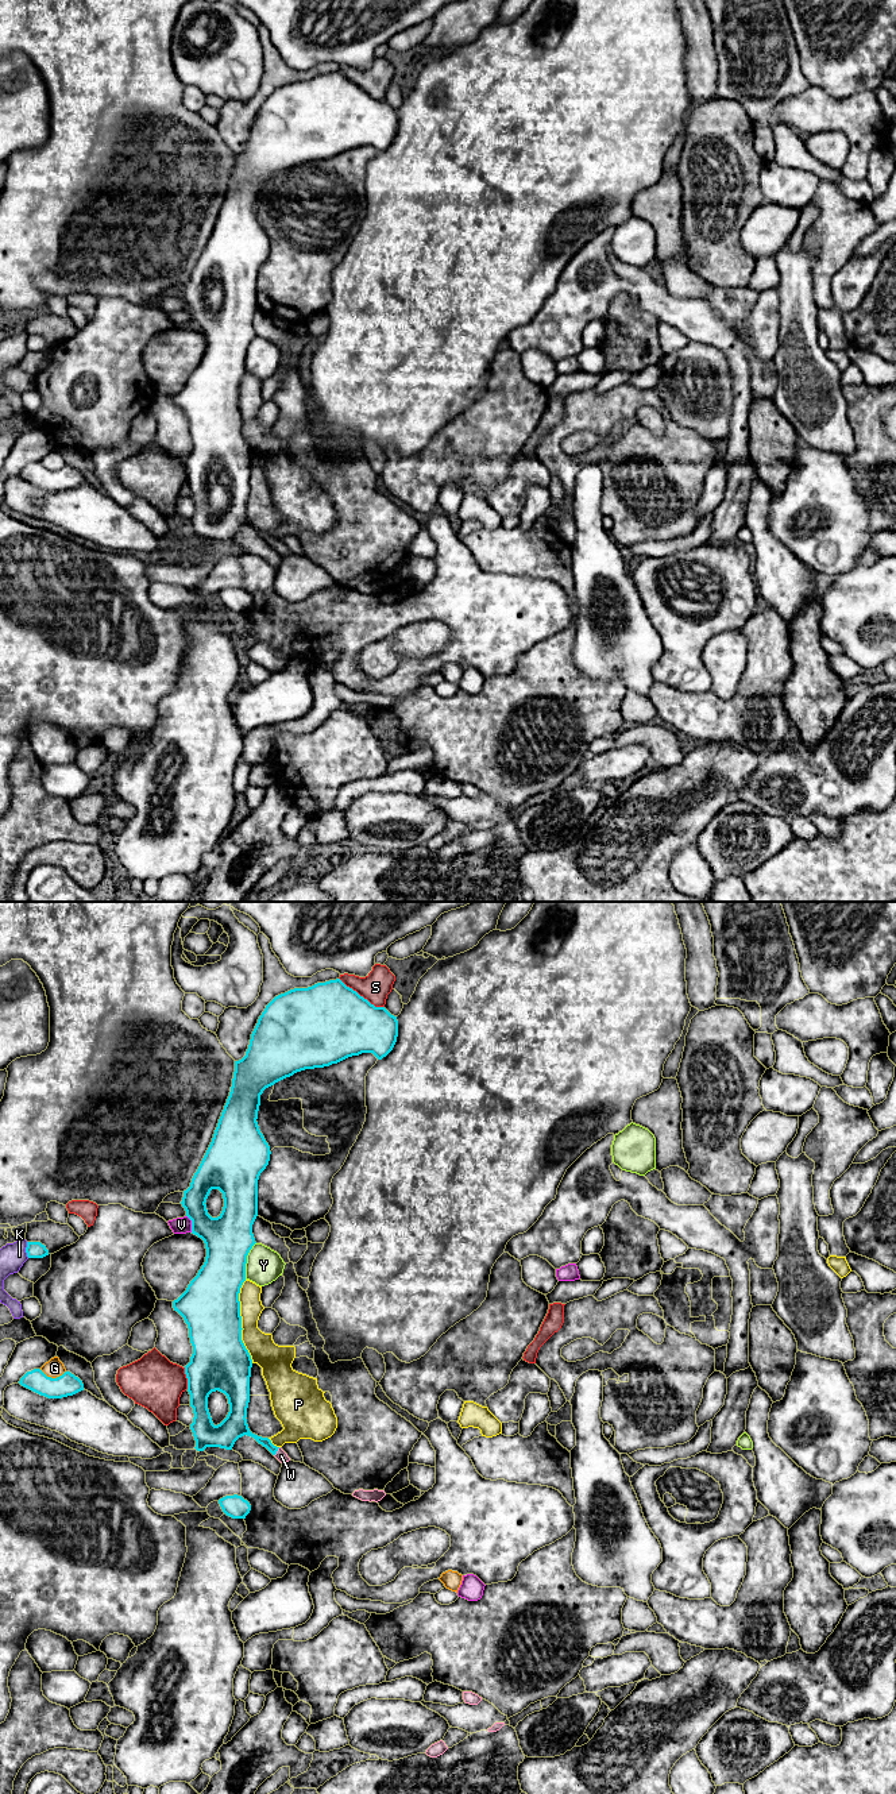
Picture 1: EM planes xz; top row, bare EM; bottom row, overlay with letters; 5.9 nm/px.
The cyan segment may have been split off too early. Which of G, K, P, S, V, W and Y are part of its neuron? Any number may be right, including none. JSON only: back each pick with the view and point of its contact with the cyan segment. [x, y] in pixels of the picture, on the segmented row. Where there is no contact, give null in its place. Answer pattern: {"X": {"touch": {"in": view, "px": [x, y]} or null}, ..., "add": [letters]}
{"W": {"touch": {"in": "xz", "px": [277, 1450]}}, "add": ["W"]}

